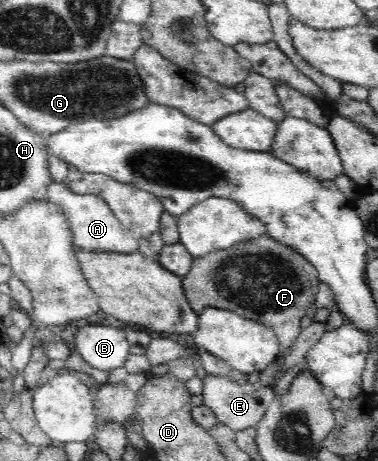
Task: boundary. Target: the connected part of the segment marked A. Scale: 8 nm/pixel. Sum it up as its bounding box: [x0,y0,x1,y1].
[46,181,138,253]

